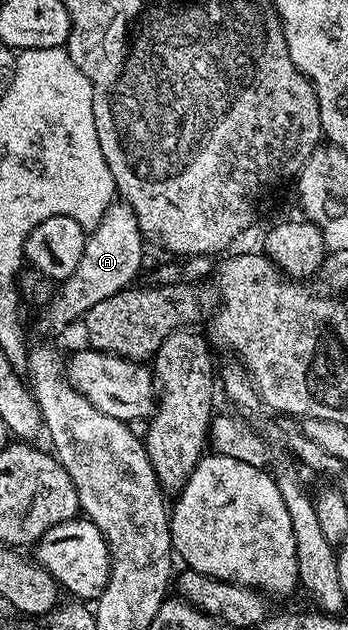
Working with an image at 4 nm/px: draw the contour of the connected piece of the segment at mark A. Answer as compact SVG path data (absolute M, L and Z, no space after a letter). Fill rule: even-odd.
M124 203L110 205L105 218L86 236L79 267L75 267L72 275L56 286L57 294L50 299L49 306L45 309L46 327L65 329L72 321L80 322L86 311L95 307L95 303L130 288L136 282L133 280L141 269L144 244L146 242L143 240L137 216L133 214L131 207Z

